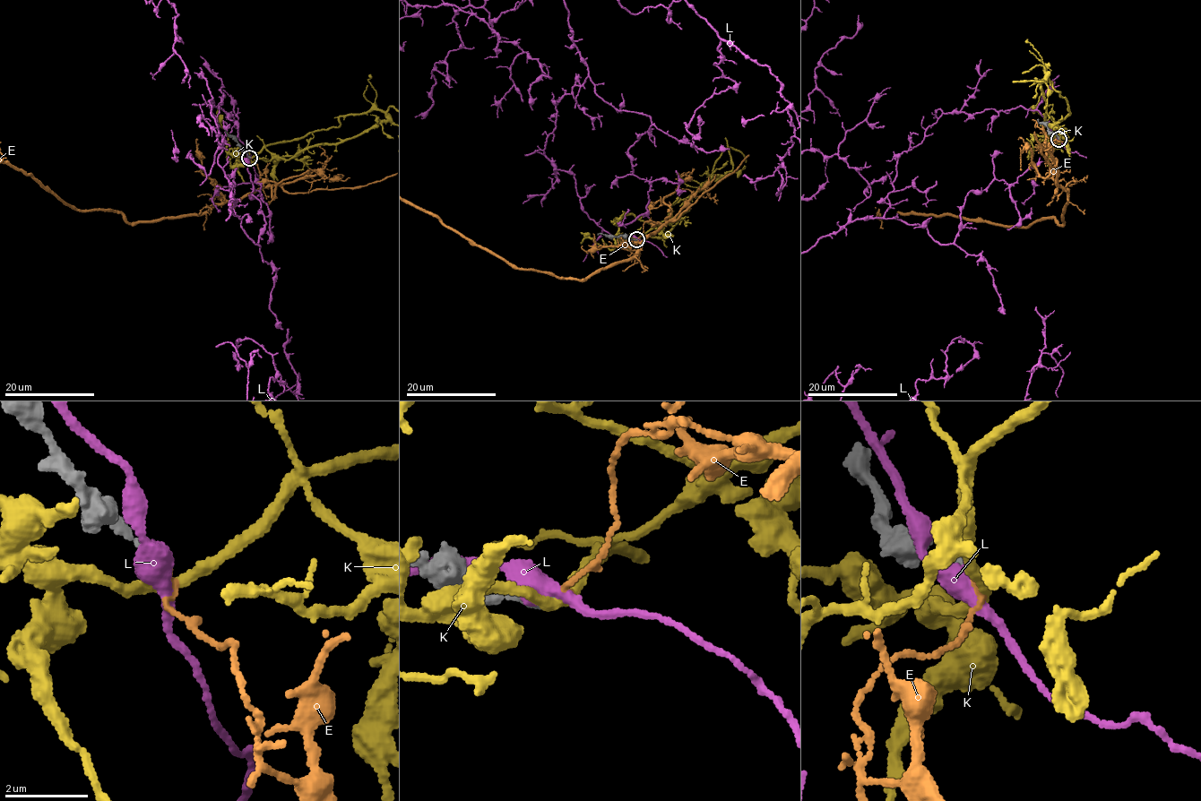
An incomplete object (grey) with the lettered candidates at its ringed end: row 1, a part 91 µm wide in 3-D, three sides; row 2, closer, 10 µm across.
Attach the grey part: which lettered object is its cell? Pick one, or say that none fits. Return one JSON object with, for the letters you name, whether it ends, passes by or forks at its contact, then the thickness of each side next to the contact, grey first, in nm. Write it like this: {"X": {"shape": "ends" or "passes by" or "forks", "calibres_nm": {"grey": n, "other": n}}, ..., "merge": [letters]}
{"merge": []}

